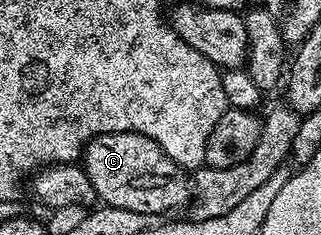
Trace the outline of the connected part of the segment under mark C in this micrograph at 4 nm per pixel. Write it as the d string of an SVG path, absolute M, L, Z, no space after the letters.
M102 133L87 143L81 164L104 206L125 208L158 215L188 204L193 196L193 181L153 139L140 133Z

